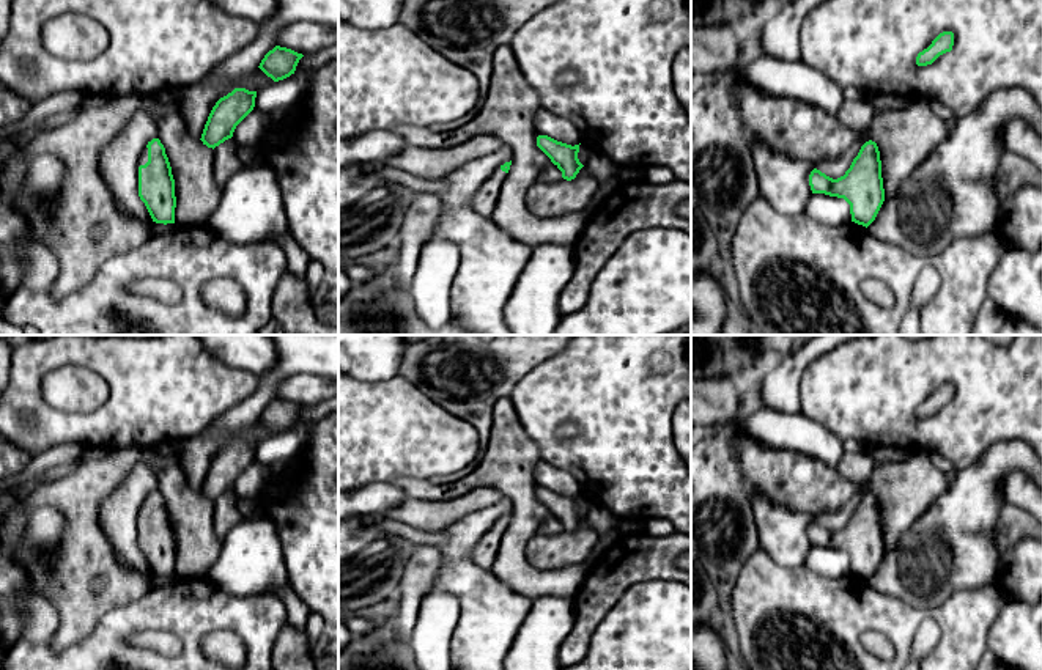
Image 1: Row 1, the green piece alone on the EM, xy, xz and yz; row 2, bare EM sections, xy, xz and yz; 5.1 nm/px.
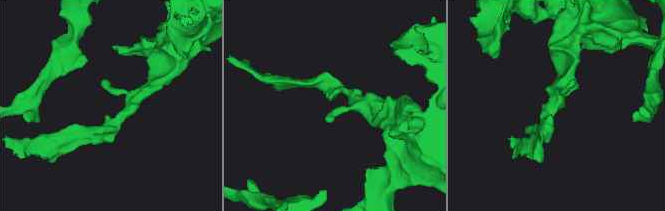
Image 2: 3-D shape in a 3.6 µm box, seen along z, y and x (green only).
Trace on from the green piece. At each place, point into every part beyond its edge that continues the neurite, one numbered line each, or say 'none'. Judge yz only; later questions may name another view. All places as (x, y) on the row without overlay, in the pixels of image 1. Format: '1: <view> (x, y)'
none

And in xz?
1: xz (484, 554)

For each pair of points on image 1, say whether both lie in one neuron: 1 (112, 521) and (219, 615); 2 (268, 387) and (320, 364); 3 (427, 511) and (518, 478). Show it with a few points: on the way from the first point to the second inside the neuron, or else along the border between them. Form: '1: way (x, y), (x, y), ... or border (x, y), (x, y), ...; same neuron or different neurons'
1: border (177, 577), (151, 589); different neurons
2: way (279, 375), (290, 364), (307, 364); same neuron
3: border (502, 494), (491, 488), (474, 488), (455, 497); different neurons

